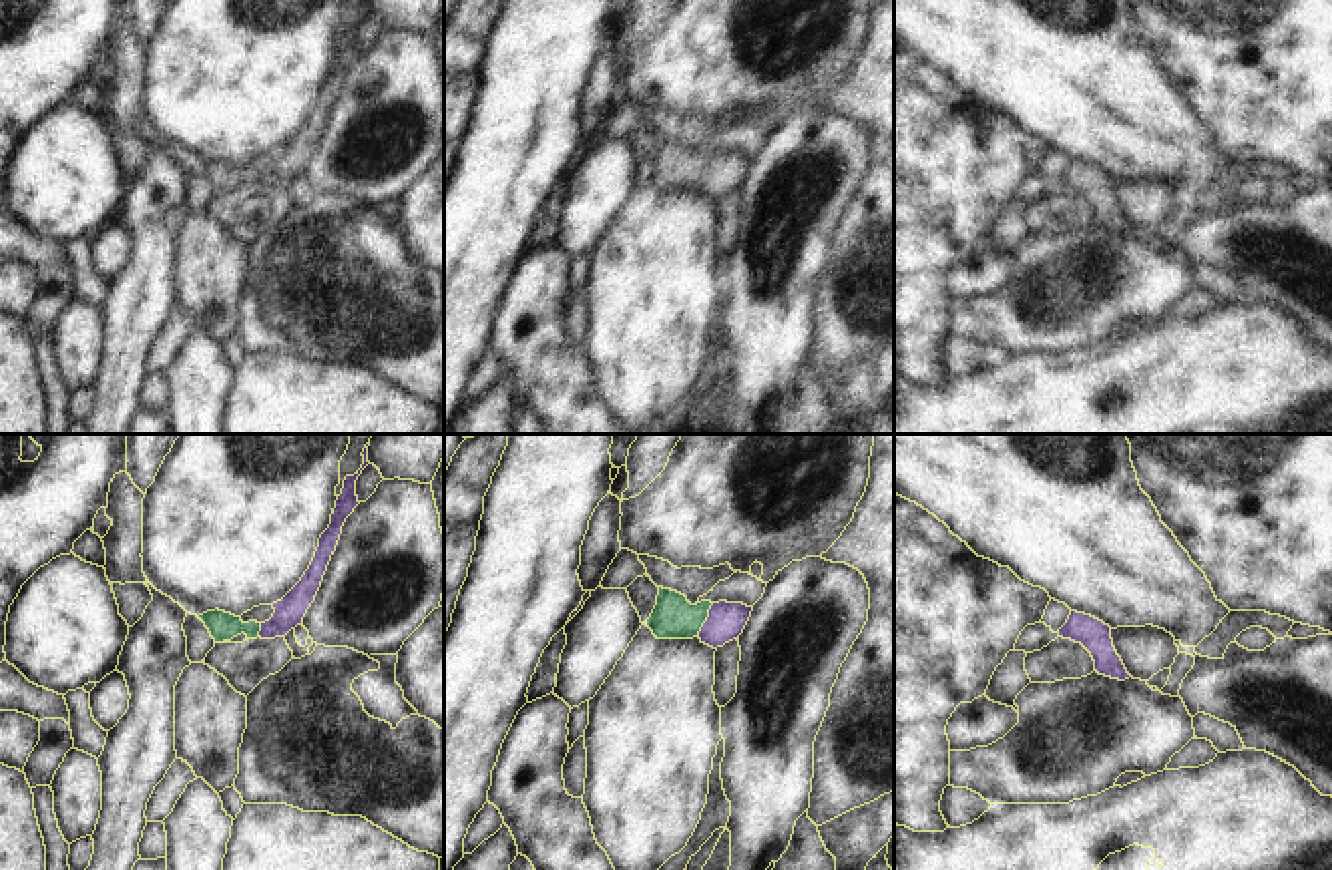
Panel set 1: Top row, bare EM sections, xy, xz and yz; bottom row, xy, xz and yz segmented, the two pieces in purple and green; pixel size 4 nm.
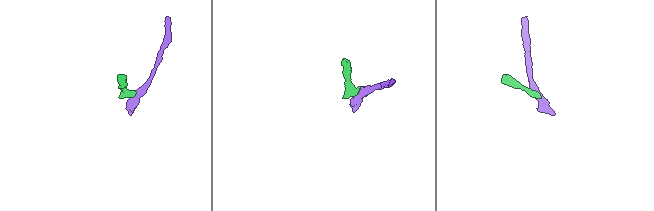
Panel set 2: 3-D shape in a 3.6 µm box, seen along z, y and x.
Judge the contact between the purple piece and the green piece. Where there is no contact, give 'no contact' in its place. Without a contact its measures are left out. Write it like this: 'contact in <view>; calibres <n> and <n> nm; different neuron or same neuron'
contact in xz; calibres 150 and 180 nm; same neuron

